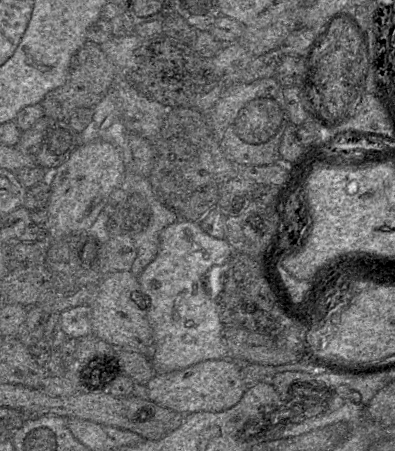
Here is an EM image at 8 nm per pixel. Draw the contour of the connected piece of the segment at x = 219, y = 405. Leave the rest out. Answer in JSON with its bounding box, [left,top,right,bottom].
[145,358,248,415]

